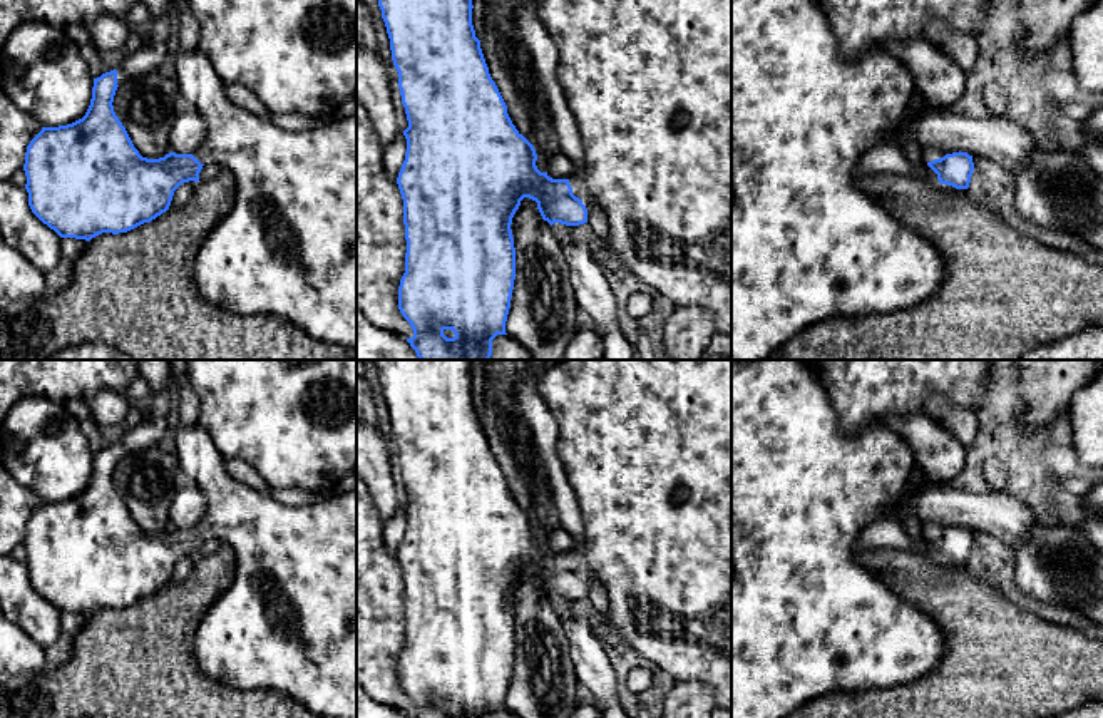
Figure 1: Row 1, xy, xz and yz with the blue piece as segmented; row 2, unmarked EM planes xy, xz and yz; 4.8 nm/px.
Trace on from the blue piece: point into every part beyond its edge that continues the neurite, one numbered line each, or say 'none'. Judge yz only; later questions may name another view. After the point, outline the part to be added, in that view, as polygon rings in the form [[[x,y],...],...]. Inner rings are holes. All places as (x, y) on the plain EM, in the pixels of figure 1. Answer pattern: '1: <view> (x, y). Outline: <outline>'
1: yz (929, 529). Outline: [[[927,522],[926,526],[922,526],[922,536],[927,539],[927,537],[931,537],[934,534],[944,532],[946,529],[952,529],[952,526],[944,527],[944,526],[939,526],[936,522]]]

